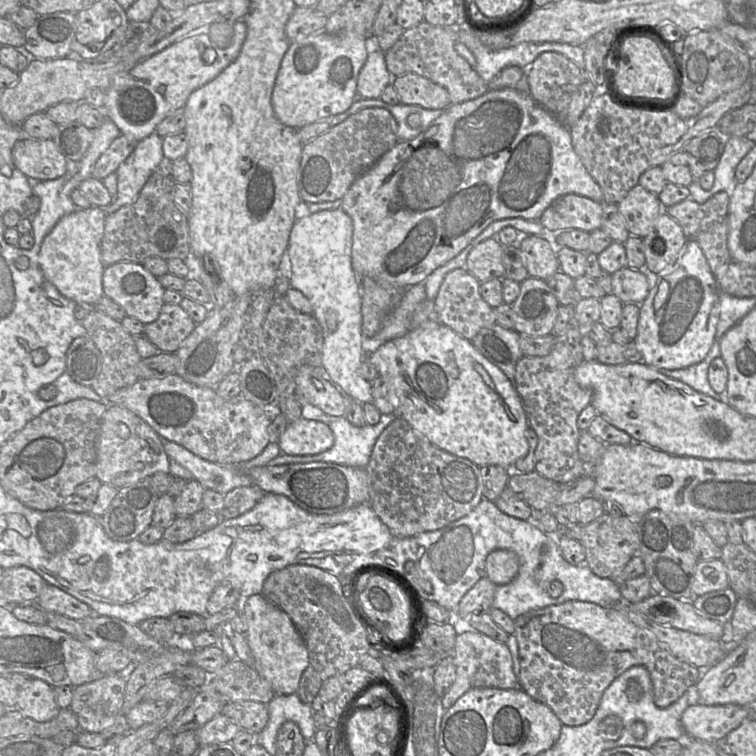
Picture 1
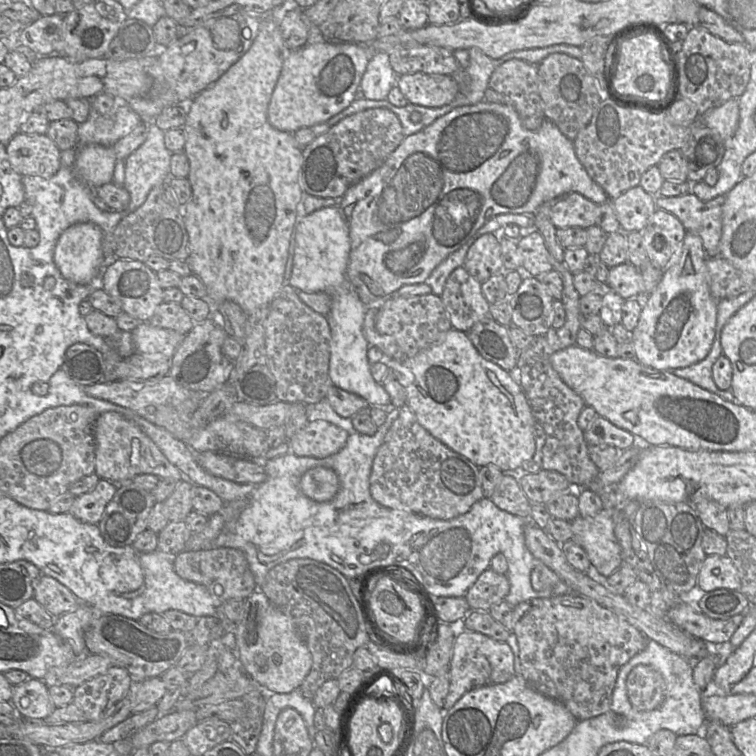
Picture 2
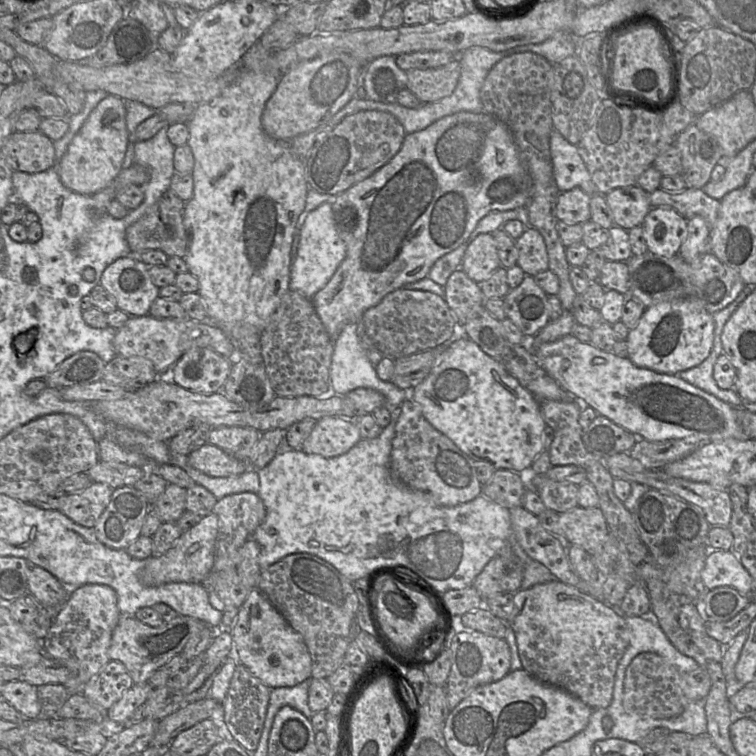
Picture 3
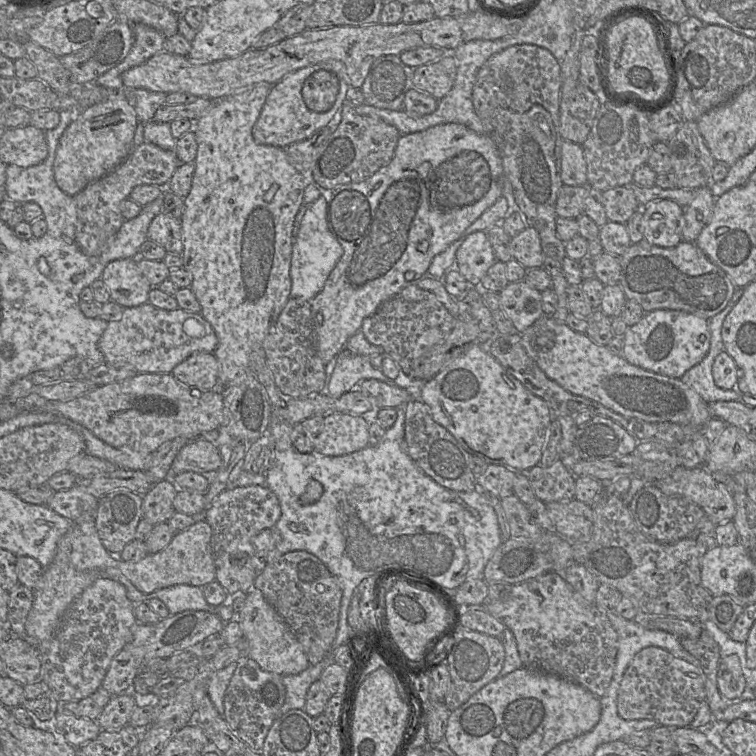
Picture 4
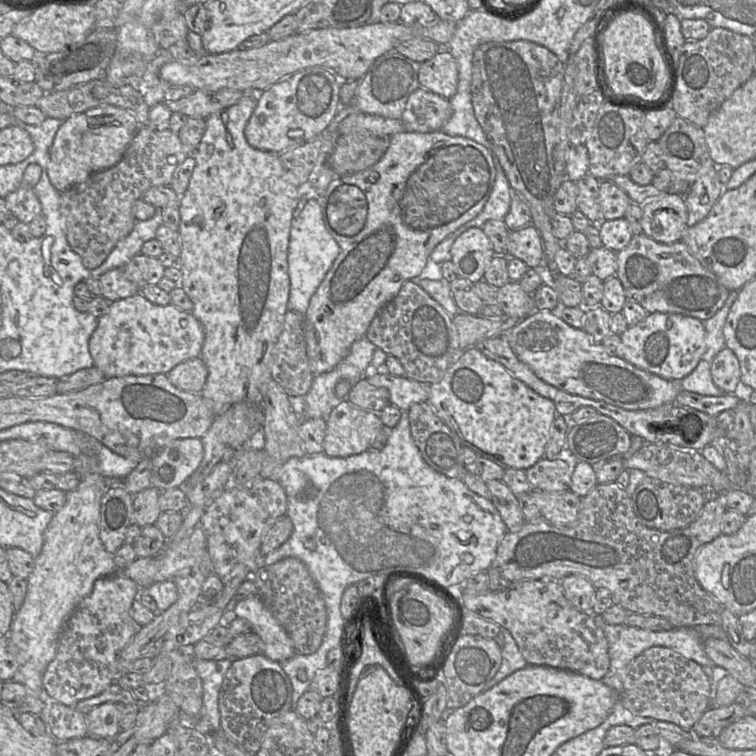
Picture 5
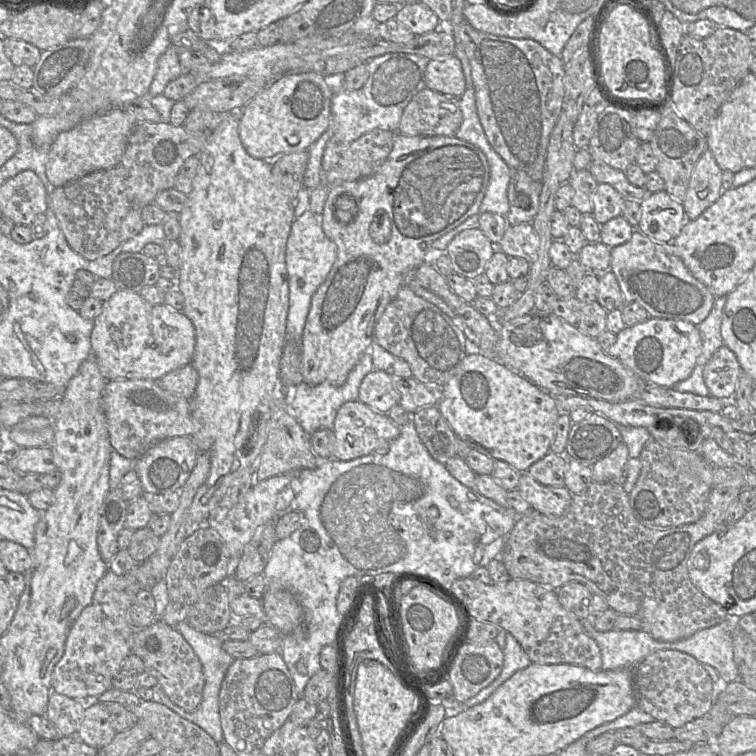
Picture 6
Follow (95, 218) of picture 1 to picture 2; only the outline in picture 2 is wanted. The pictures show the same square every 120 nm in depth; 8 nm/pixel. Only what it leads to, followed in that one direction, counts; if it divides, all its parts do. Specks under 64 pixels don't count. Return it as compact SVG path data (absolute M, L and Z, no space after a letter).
M77 223L58 238L53 260L62 277L78 285L95 283L104 266L103 232L94 223Z

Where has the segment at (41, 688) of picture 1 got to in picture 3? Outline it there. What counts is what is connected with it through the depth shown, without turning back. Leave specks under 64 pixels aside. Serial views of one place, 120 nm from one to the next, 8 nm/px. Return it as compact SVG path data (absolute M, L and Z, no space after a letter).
M21 679L5 682L2 699L14 706L28 719L36 719L41 717L41 704L37 687Z

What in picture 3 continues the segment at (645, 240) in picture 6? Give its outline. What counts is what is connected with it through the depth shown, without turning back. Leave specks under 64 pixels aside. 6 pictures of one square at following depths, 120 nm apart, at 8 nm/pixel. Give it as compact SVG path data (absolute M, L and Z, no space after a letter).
M650 251L642 255L632 255L625 262L629 271L628 297L639 301L645 308L663 301L685 298L690 302L700 302L705 310L715 314L735 301L746 286L735 270L711 252L703 254L691 264L679 255L667 258Z

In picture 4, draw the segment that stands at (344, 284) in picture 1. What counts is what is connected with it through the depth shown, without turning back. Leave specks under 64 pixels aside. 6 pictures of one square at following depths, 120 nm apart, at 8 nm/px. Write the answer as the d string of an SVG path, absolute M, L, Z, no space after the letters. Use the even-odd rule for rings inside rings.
M321 195L308 205L298 233L293 240L290 264L290 297L311 301L322 290L342 254L343 249L327 222L327 201ZM343 349L329 368L326 392L332 397L339 397L356 388L363 380L371 378L400 386L395 379L390 379L381 369L374 367L370 357Z

